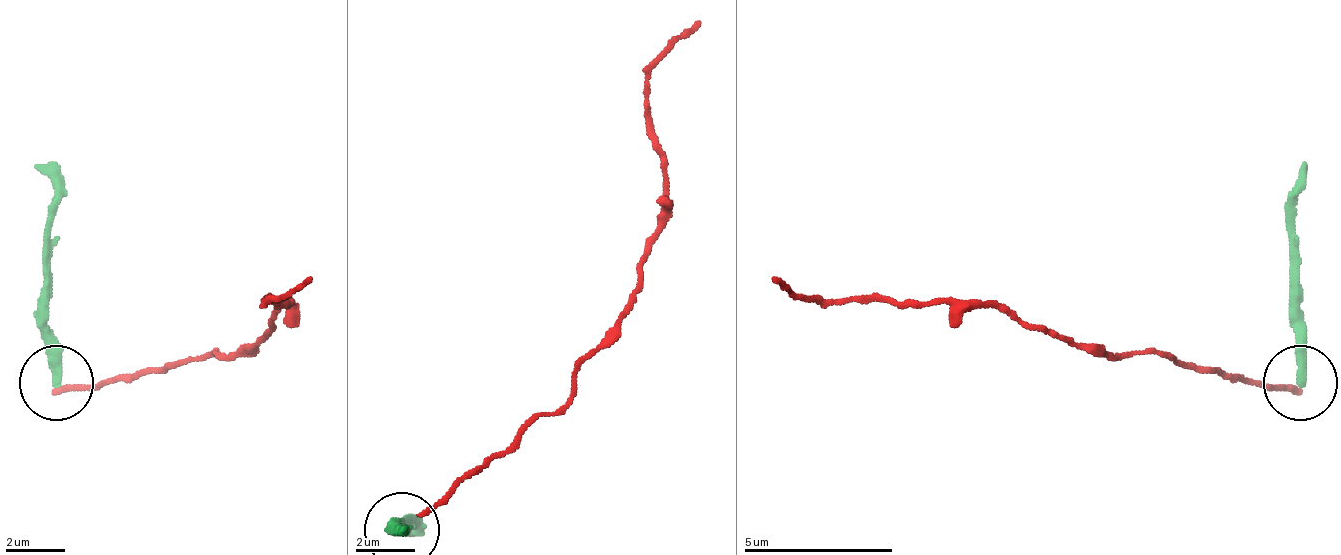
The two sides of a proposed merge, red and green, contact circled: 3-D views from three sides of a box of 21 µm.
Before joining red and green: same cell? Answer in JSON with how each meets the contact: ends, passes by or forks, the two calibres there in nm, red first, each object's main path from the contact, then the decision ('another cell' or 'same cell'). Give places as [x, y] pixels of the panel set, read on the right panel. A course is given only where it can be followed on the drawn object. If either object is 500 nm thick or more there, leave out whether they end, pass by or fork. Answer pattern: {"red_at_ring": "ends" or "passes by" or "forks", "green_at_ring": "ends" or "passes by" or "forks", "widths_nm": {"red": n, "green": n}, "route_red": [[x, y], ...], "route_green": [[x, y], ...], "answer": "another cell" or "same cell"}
{"red_at_ring": "ends", "green_at_ring": "ends", "widths_nm": {"red": 200, "green": 320}, "route_red": [[1298, 388], [1176, 358], [1074, 343], [990, 306], [907, 306], [795, 298], [771, 276]], "route_green": [[1298, 380], [1291, 186], [1307, 164]], "answer": "another cell"}

